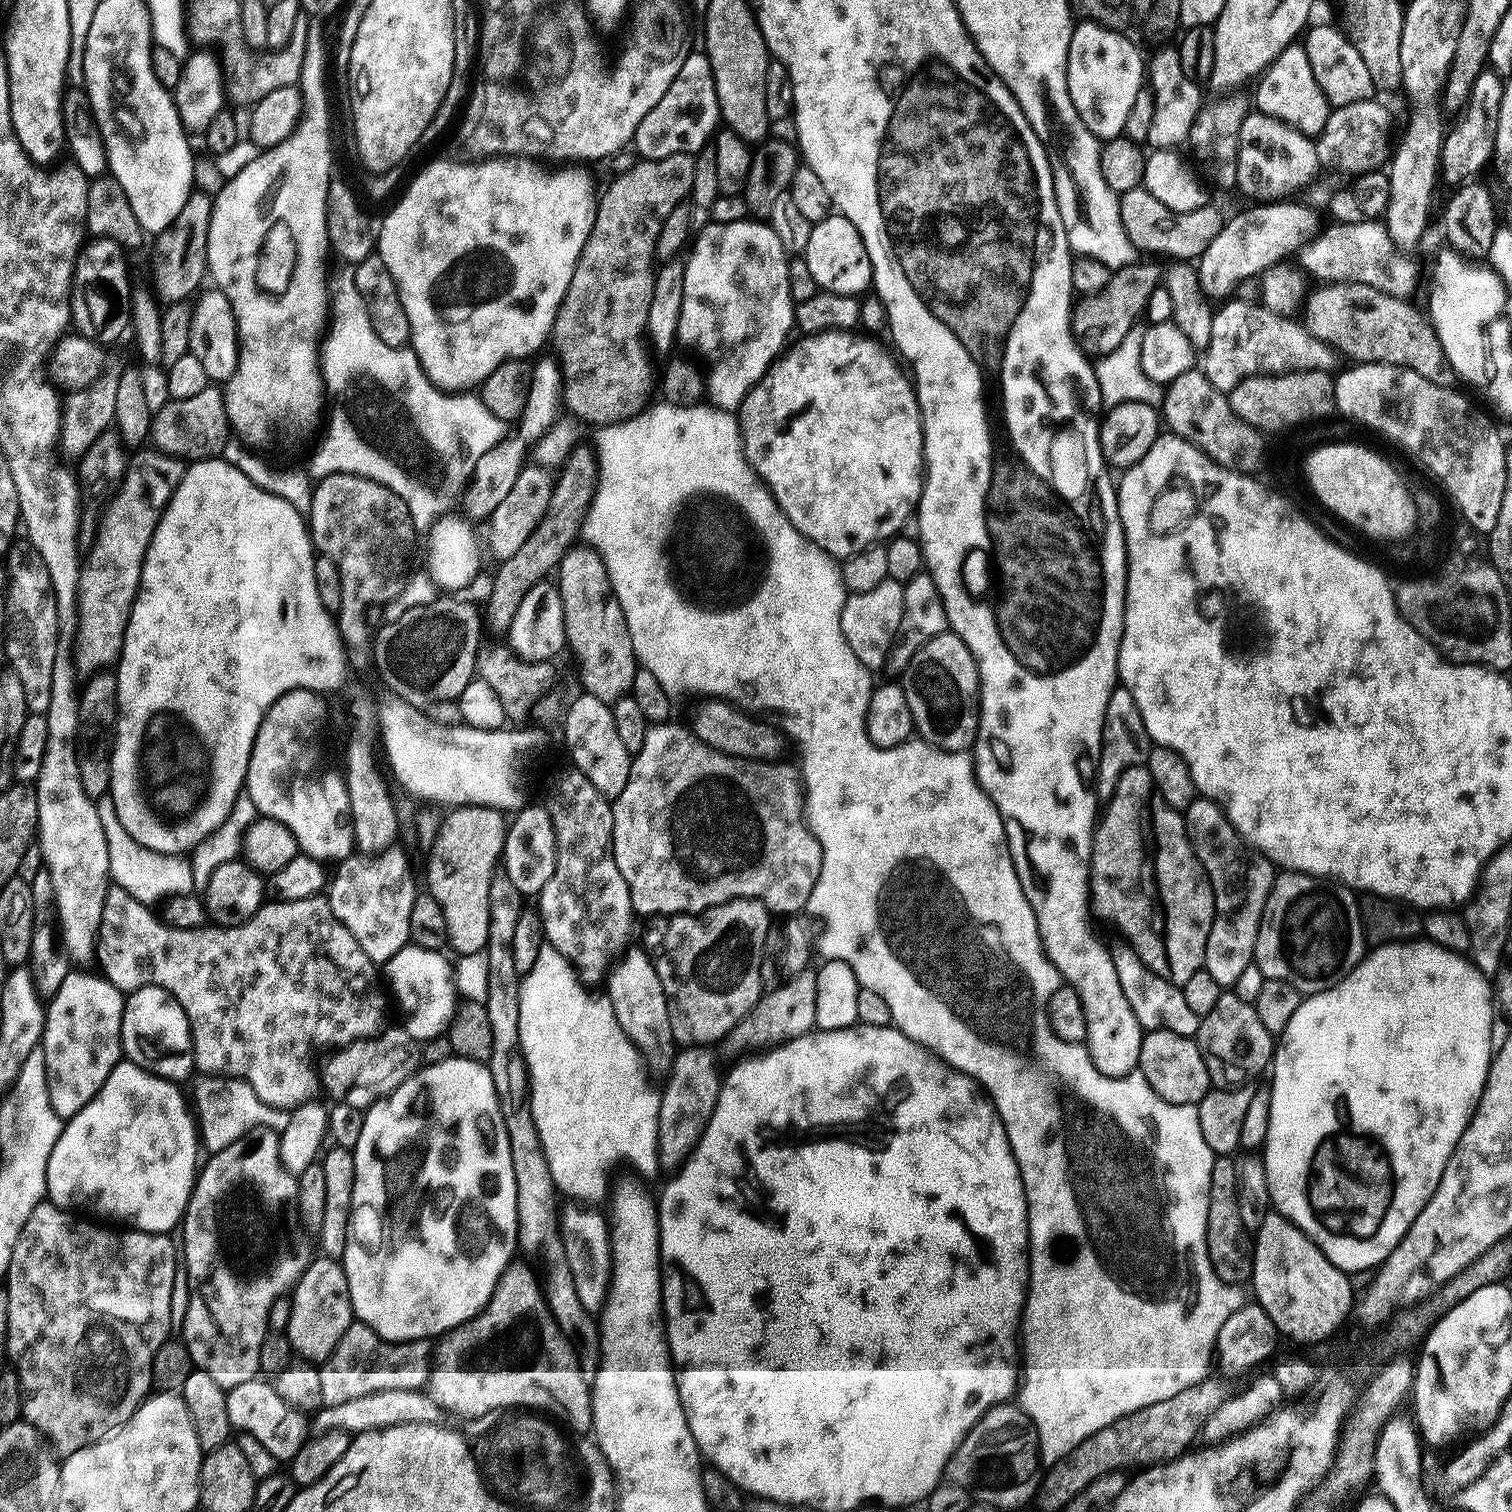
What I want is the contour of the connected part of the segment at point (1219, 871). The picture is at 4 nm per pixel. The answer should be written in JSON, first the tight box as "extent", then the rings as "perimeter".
{"extent":[1182,798,1278,990],"perimeter":[[[1197,798],[1188,808],[1183,809],[1182,815],[1190,846],[1194,846],[1194,854],[1198,854],[1198,862],[1202,862],[1214,890],[1216,913],[1210,926],[1210,938],[1206,938],[1203,971],[1209,972],[1221,989],[1228,990],[1236,985],[1242,970],[1253,963],[1266,898],[1278,872],[1267,856],[1257,852],[1246,841],[1234,844],[1234,840],[1240,837],[1238,830],[1228,820],[1228,813],[1216,801]]]}

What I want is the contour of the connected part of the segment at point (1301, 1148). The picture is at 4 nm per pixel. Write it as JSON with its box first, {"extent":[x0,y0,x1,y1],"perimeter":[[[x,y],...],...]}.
{"extent":[1262,938,1494,1274],"perimeter":[[[1413,938],[1373,947],[1351,974],[1342,977],[1325,992],[1314,992],[1301,999],[1298,1010],[1294,1010],[1294,1018],[1290,1018],[1282,1034],[1281,1040],[1284,1041],[1281,1044],[1279,1041],[1270,1065],[1270,1130],[1262,1149],[1268,1192],[1272,1196],[1271,1207],[1295,1228],[1301,1228],[1319,1246],[1322,1254],[1326,1254],[1326,1258],[1330,1258],[1330,1262],[1334,1262],[1334,1266],[1342,1271],[1355,1274],[1383,1264],[1387,1256],[1393,1255],[1403,1245],[1404,1235],[1410,1230],[1414,1218],[1418,1218],[1426,1202],[1430,1202],[1446,1170],[1446,1162],[1458,1138],[1468,1129],[1468,1119],[1484,1093],[1484,1083],[1494,1055],[1492,1012],[1494,988],[1489,977],[1467,955],[1452,952],[1427,938]]]}

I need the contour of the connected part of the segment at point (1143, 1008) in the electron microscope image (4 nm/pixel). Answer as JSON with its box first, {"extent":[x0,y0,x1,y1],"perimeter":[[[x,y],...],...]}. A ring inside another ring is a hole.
{"extent":[1110,943,1200,1037],"perimeter":[[[1131,943],[1112,944],[1110,951],[1114,970],[1118,970],[1118,982],[1122,986],[1122,994],[1126,994],[1126,1002],[1130,1002],[1130,1010],[1134,1010],[1134,1018],[1138,1018],[1141,1029],[1149,1032],[1170,1030],[1174,1034],[1195,1037],[1200,1028],[1200,1018],[1190,1010],[1186,1003],[1186,994],[1179,984],[1171,984],[1166,978],[1150,970],[1142,962],[1138,952],[1132,949]]]}

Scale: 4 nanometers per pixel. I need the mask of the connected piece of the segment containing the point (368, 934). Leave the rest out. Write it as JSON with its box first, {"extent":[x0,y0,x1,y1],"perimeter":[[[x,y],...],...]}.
{"extent":[326,846,418,962],"perimeter":[[[393,846],[375,858],[353,854],[339,861],[335,868],[337,880],[333,884],[331,881],[326,895],[336,909],[336,916],[371,960],[387,962],[409,943],[410,906],[414,906],[418,891],[408,873],[403,850]]]}

